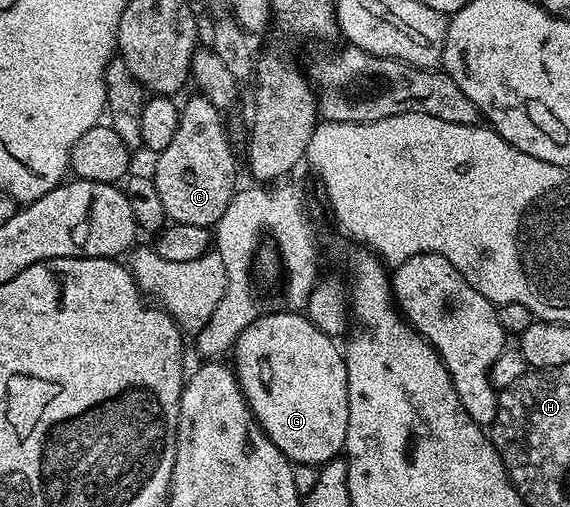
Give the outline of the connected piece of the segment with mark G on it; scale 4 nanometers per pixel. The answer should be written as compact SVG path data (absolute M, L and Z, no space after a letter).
M283 312L284 314L266 314L261 313L259 317L250 323L244 331L237 337L234 345L234 369L236 378L240 381L240 387L244 393L244 399L248 402L248 407L252 409L252 414L258 420L258 424L264 429L265 436L277 446L283 454L288 457L288 461L301 466L321 467L331 458L341 457L344 445L346 444L346 424L350 416L348 407L348 393L346 392L346 364L341 347L336 347L337 339L333 335L322 332L316 327L310 319L300 312Z

